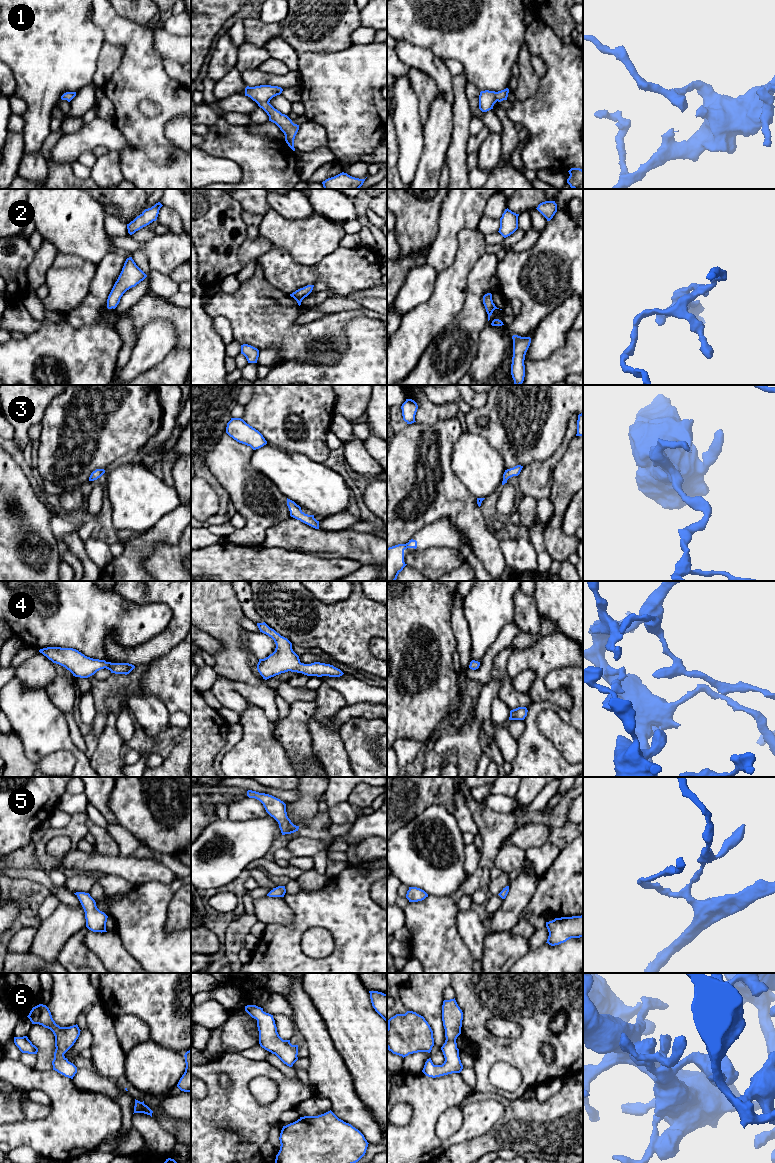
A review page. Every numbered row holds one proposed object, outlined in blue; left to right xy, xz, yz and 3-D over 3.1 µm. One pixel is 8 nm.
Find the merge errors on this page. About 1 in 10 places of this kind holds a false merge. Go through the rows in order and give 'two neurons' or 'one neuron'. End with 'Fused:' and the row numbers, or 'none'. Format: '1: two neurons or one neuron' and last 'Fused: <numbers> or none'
1: one neuron
2: one neuron
3: one neuron
4: one neuron
5: one neuron
6: one neuron
Fused: none

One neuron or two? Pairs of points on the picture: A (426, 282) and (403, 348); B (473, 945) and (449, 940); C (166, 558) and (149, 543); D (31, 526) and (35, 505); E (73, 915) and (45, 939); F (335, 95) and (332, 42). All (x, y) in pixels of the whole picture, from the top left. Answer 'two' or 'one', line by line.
A: two
B: two
C: two
D: one
E: one
F: two

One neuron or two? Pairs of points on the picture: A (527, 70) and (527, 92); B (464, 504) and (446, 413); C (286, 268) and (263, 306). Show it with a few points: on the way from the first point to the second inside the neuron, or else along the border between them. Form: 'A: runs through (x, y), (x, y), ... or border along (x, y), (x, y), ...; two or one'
A: runs through (527, 75), (527, 87); one
B: border along (455, 416), (440, 418), (432, 424), (424, 424); two
C: border along (261, 267), (263, 277), (286, 294); two

